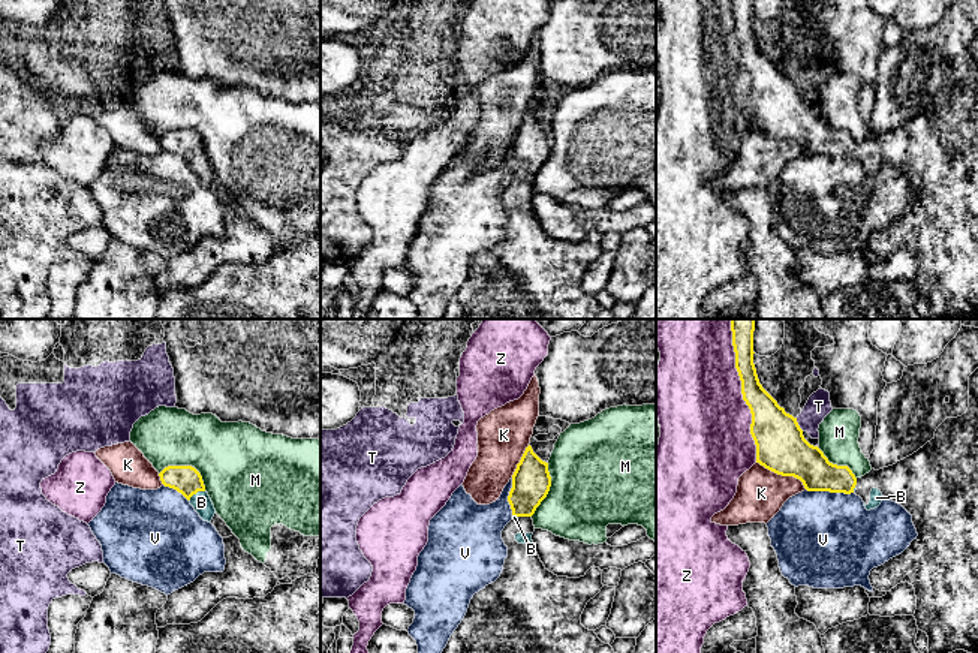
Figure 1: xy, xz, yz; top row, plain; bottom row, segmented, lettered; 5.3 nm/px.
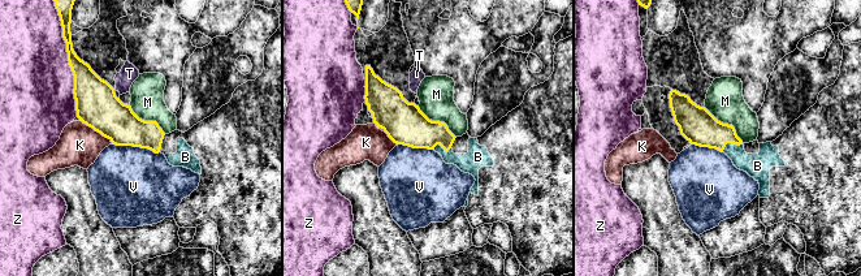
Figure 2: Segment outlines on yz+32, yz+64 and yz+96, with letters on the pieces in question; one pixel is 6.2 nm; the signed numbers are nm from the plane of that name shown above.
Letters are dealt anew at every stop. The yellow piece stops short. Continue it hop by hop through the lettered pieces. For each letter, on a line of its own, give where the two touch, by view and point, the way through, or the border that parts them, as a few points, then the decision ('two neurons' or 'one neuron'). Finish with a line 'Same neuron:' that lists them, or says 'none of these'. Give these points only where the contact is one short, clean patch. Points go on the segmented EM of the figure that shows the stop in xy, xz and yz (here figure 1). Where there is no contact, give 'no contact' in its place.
B: meets yellow in xy at (195, 493); one neuron
K: meets yellow in yz at (782, 475); two neurons
M: meets yellow in xy at (187, 466); border along xy (159, 474), (168, 466), (192, 466), (199, 474), (205, 490); two neurons
T: meets yellow in yz at (797, 424); two neurons
V: meets yellow in yz at (830, 491); border along yz (806, 489), (852, 493); two neurons
Z: meets yellow in yz at (742, 391); two neurons
Same neuron: B

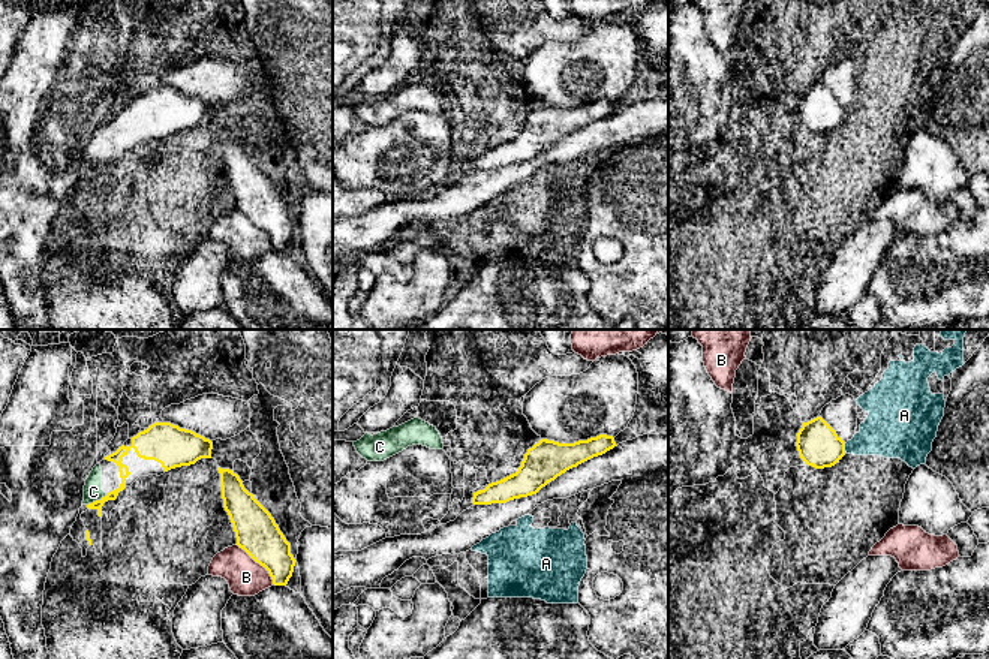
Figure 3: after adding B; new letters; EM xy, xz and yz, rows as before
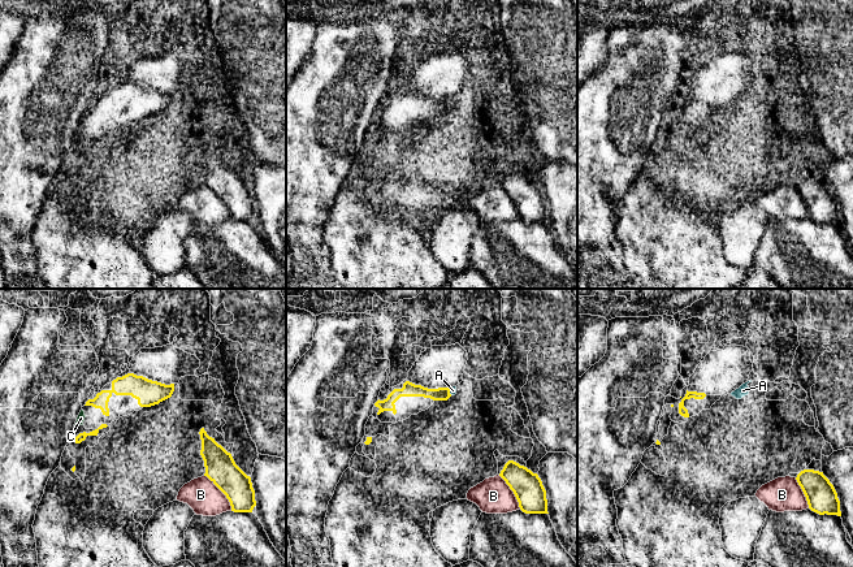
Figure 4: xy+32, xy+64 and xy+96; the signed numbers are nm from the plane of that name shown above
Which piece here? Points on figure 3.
A: meets yellow in yz at (844, 448); border along yz (844, 444), (845, 451); two neurons
B: meets yellow in xy at (258, 562); two neurons
C: meets yellow in xy at (96, 500); runs through xy (123, 469), (123, 484), (96, 500), (93, 492); one neuron
Same neuron: C

